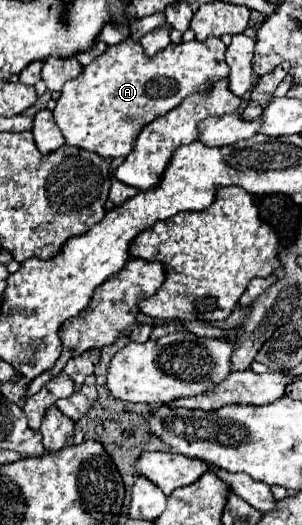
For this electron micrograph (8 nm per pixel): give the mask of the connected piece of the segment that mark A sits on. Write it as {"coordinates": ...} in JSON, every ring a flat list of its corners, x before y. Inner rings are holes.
{"coordinates":[[127,37,119,45,111,45,103,55,91,61,77,79,71,79,63,85,61,97,53,109,55,123,59,125,67,145,87,149,91,153,111,157,111,159,127,157,135,145,137,133,141,133,147,123,181,105,185,97,195,93,205,95,215,85,215,81,227,79,229,65,225,63,225,51,227,51,227,45,219,37,207,37,203,43,199,41,179,43,179,45,171,43,157,55,145,57,143,47,131,37]]}

